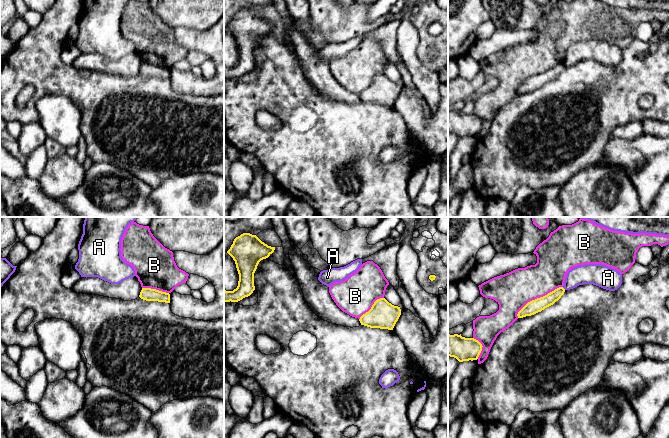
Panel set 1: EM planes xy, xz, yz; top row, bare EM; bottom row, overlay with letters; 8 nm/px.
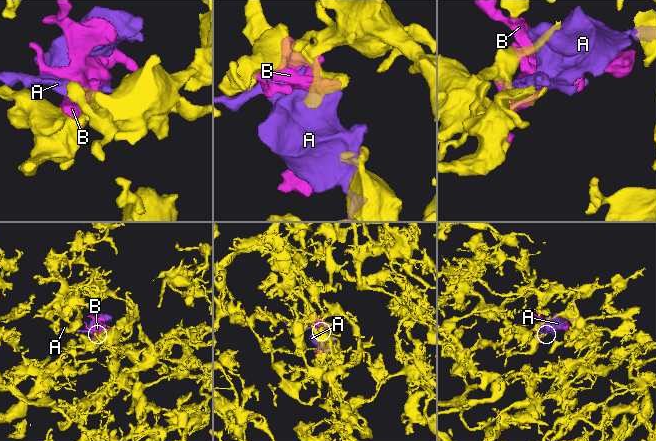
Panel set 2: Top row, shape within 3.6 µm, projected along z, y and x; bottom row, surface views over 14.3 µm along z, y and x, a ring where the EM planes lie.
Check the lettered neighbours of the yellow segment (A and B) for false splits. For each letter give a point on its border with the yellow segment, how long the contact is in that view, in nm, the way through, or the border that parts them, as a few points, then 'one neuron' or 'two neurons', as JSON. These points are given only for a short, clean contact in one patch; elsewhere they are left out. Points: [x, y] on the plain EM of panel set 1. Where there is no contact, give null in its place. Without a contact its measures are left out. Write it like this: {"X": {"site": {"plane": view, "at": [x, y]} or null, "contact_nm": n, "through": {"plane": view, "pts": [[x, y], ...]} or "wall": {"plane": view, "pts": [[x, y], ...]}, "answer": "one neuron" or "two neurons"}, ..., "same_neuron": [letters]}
{"A": {"site": {"plane": "yz", "at": [563, 64]}, "contact_nm": 40, "wall": {"plane": "yz", "pts": [[562, 63], [565, 65]]}, "answer": "two neurons"}, "B": {"site": {"plane": "yz", "at": [537, 74]}, "contact_nm": 440, "answer": "two neurons"}, "same_neuron": []}

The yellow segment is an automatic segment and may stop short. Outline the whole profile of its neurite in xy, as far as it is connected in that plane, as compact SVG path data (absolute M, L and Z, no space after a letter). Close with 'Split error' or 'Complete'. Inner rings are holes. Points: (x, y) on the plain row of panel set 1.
M142 64L139 73L146 77L170 79L170 70L151 64Z. Complete

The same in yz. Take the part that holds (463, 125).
M448 110L448 132L456 134L459 138L477 136L482 123L482 120L474 114Z. Complete

